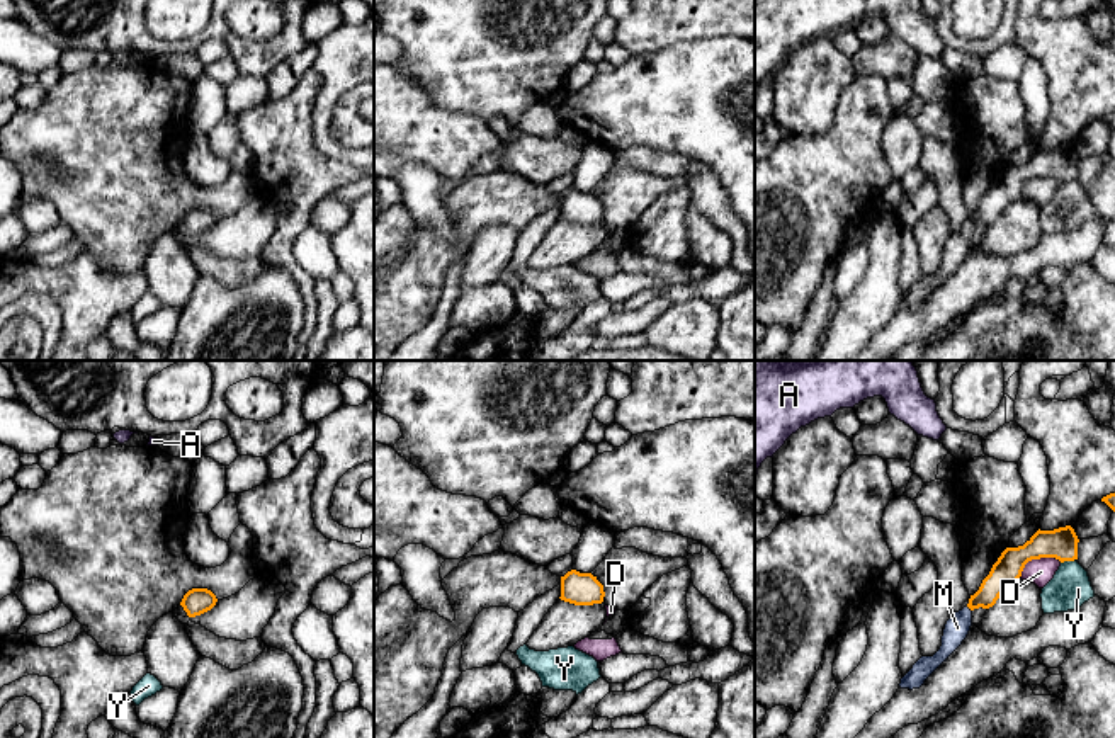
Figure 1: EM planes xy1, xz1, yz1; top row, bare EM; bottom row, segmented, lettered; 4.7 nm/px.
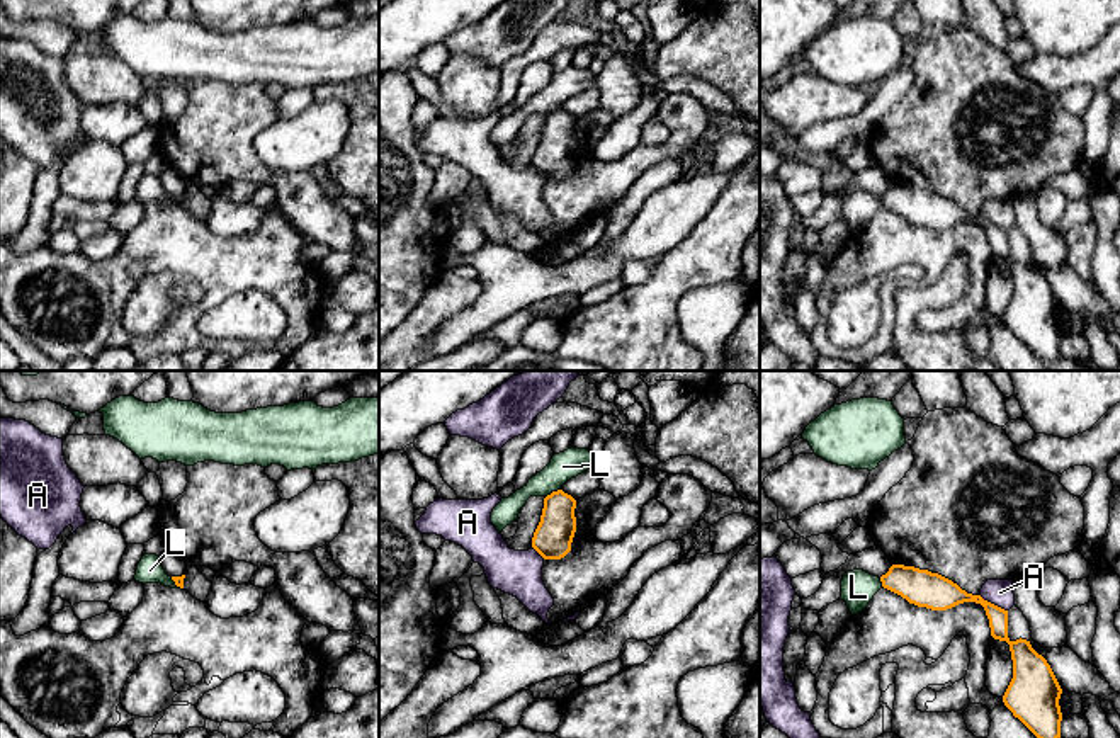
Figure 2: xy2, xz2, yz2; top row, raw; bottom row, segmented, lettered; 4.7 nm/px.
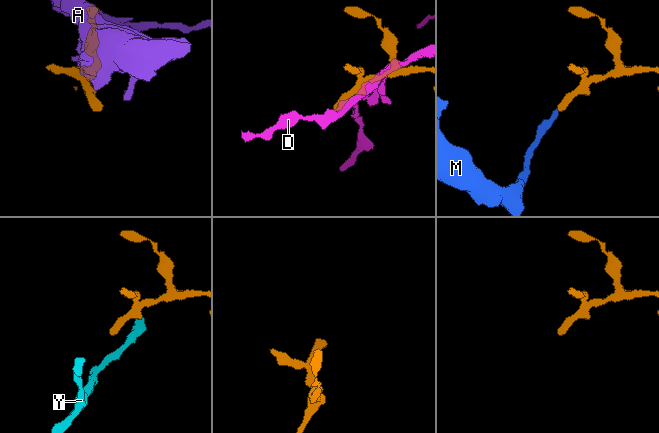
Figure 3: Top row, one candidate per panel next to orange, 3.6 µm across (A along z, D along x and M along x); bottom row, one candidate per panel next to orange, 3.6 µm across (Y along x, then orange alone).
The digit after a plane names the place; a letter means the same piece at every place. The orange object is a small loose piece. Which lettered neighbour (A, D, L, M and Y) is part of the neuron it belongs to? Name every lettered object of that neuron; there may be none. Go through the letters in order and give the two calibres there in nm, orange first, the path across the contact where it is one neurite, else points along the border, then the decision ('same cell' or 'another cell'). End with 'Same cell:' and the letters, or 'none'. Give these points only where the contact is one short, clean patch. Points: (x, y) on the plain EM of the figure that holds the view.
A: 150 nm thick on the orange side, 130 nm on the other; border along yz2 (979, 213), (1006, 230); another cell
D: 150 nm thick on the orange side, 120 nm on the other; border along yz1 (1061, 181), (1054, 177), (1030, 179), (1018, 196); another cell
L: 180 nm thick on the orange side, 140 nm on the other; border along xz2 (558, 107), (546, 116); another cell
M: 130 nm thick on the orange side, 120 nm on the other; runs through yz1 (1007, 189), (969, 227), (957, 247); same cell
Y: 150 nm thick on the orange side, 190 nm on the other; border along yz1 (1075, 177), (1061, 182); another cell
Same cell: M

